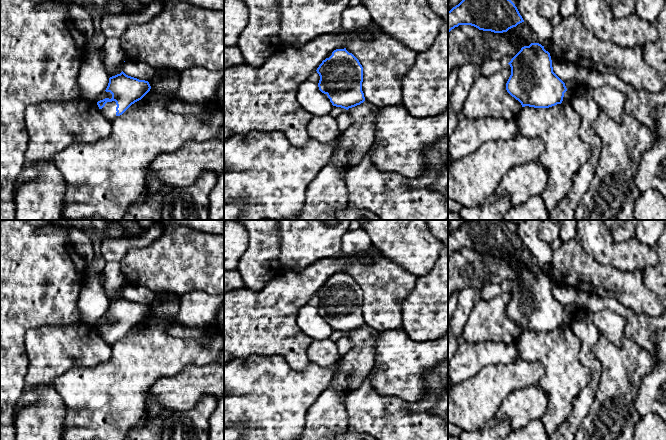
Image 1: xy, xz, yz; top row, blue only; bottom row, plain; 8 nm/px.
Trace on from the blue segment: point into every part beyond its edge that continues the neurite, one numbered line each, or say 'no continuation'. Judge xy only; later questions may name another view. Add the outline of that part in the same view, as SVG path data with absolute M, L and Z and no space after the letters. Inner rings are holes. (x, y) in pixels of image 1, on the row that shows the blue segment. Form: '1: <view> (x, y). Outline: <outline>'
1: xy (108, 111). Outline: M115 101L107 102L105 106L102 109L100 109L100 112L109 122L112 123L113 120L117 117L116 107L117 105Z

